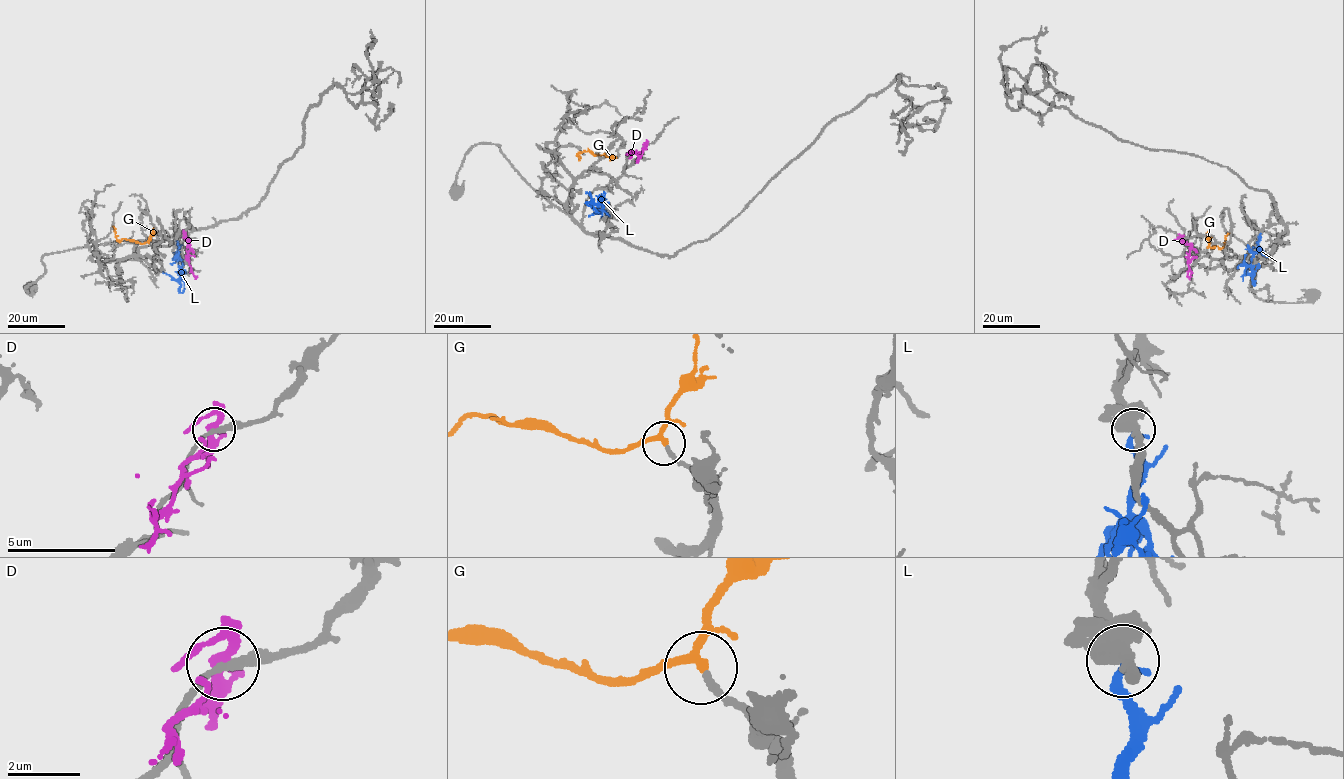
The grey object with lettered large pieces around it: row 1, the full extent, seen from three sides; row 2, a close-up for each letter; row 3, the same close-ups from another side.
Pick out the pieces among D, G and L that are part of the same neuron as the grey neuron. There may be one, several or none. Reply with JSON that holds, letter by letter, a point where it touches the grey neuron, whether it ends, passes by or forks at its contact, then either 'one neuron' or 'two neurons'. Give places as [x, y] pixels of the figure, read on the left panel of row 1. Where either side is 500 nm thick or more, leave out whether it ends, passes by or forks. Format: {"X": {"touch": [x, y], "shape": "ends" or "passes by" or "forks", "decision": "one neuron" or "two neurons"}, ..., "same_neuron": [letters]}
{"D": {"touch": [184, 233], "shape": "forks", "decision": "two neurons"}, "G": {"touch": [148, 242], "shape": "passes by", "decision": "one neuron"}, "L": {"touch": [177, 242], "shape": "ends", "decision": "two neurons"}, "same_neuron": ["G"]}

